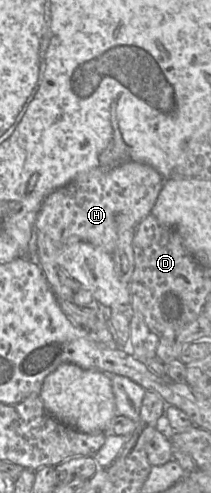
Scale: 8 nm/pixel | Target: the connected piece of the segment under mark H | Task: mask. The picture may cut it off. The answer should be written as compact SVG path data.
M125 162L83 172L44 198L34 218L32 258L40 265L56 297L72 300L81 286L55 262L55 249L82 241L112 255L118 240L118 222L129 218L136 230L142 220L151 214L163 184L164 178L150 165Z

